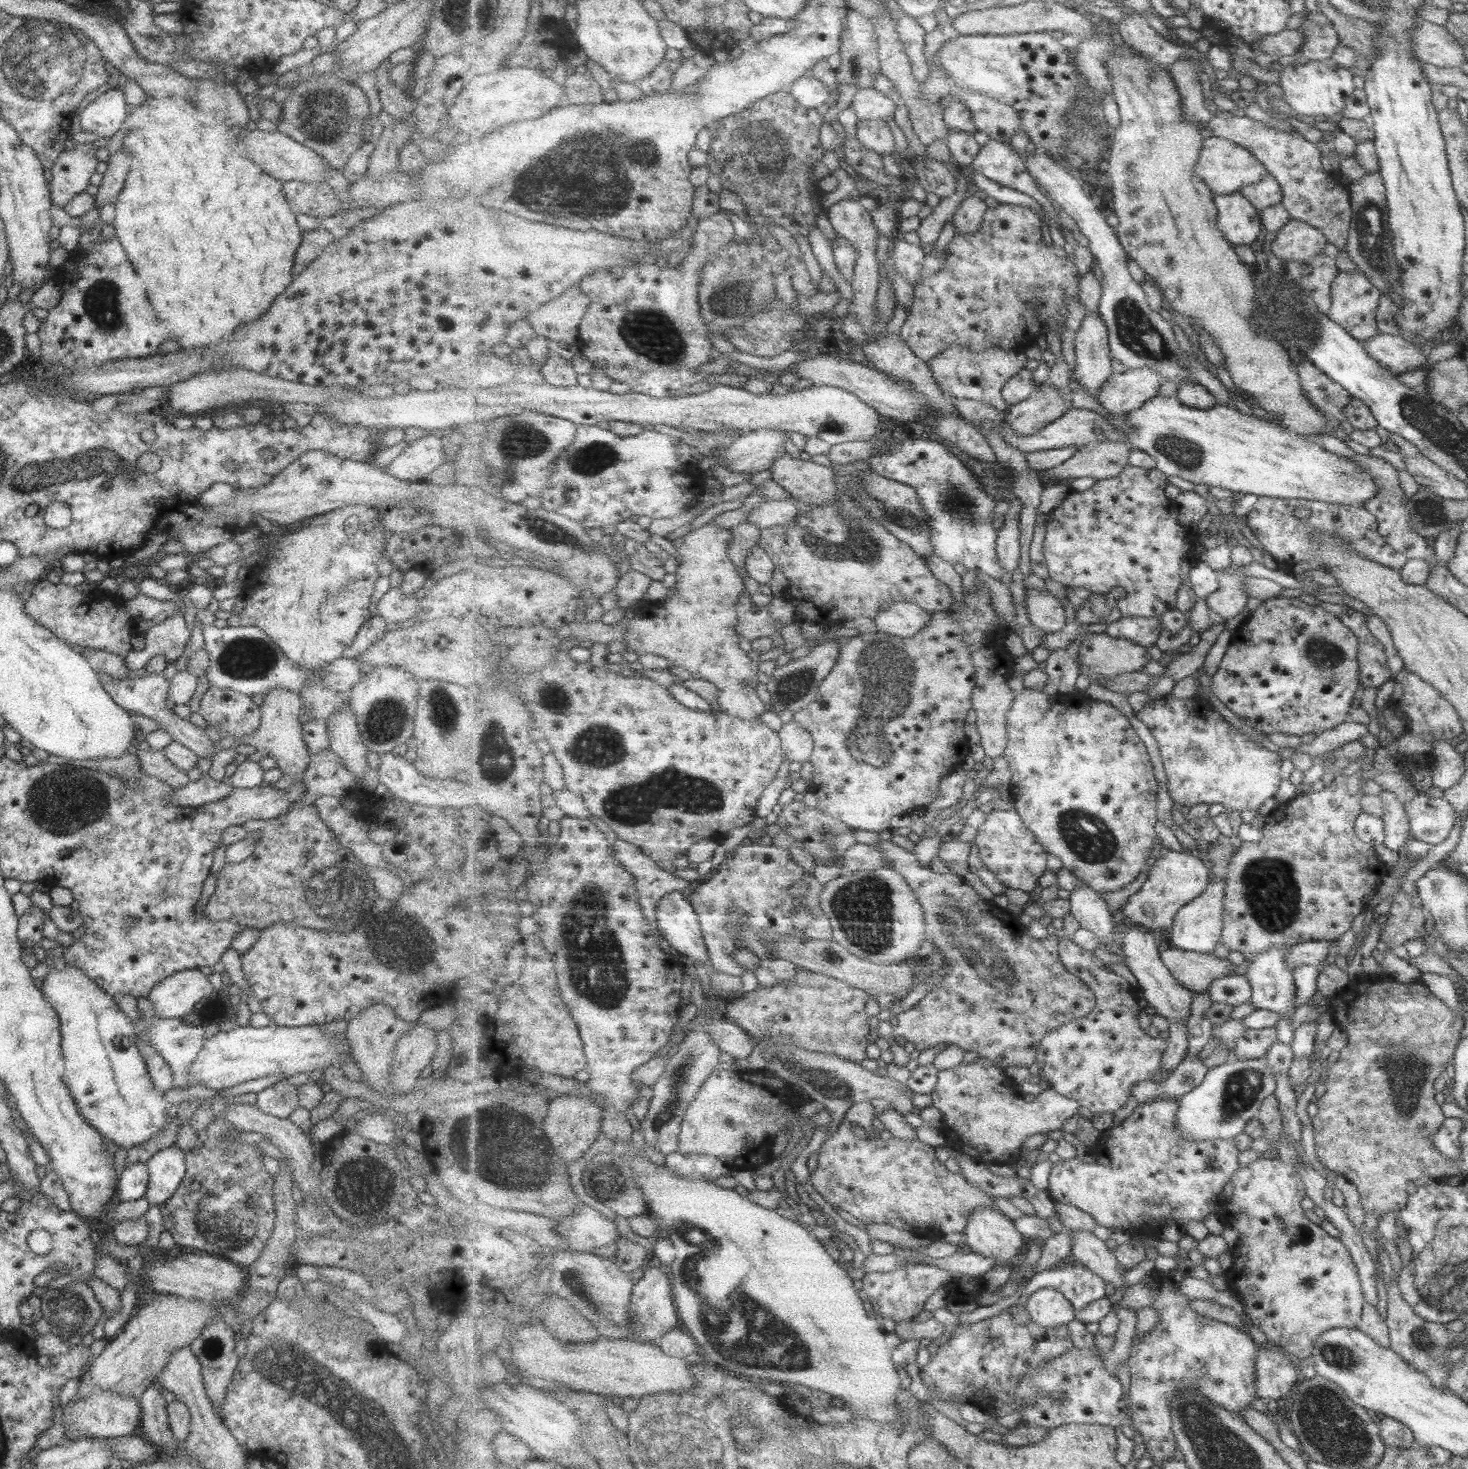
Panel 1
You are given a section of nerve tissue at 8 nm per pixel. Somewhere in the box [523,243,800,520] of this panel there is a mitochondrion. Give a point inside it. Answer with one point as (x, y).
(653, 336)

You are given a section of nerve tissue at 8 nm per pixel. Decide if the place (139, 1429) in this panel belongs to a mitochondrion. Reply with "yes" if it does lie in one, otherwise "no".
no

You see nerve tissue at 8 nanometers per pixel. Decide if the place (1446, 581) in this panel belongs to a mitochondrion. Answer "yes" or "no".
no

